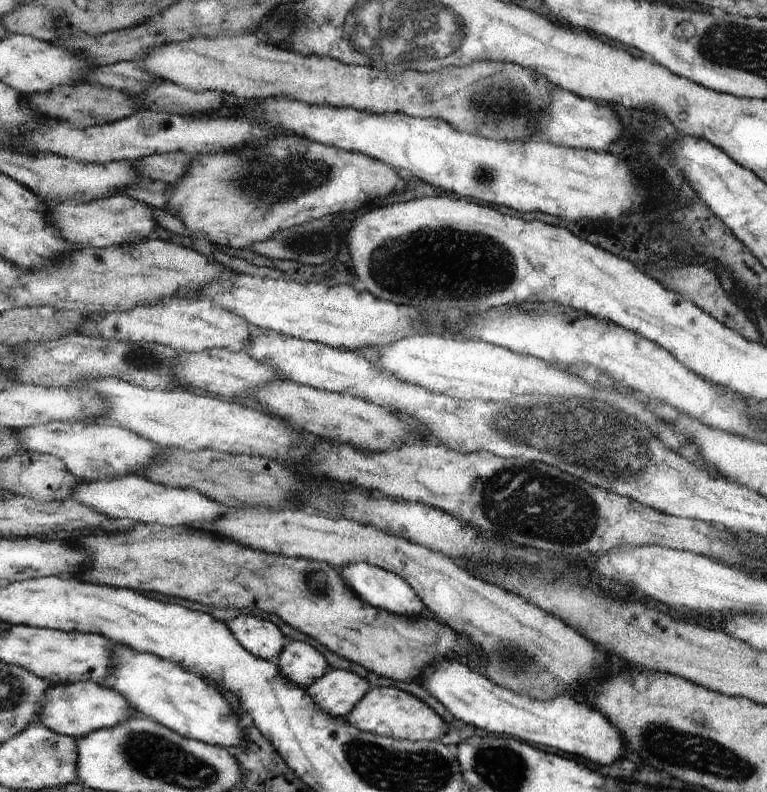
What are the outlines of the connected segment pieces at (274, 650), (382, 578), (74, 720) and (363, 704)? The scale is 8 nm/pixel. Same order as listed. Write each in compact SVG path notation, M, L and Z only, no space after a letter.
M238 616L228 622L228 626L236 635L236 640L257 657L274 661L284 651L286 638L272 622L254 616Z
M363 562L352 563L338 570L338 572L340 572L348 587L352 588L352 591L365 603L372 605L374 608L386 609L391 613L404 615L405 617L420 617L422 610L424 610L425 604L416 594L415 589L396 573Z
M94 681L57 684L49 691L41 722L48 728L81 739L96 731L118 727L140 714L124 693Z
M376 687L346 716L346 720L364 732L411 741L440 741L448 732L448 724L424 702L396 687Z

